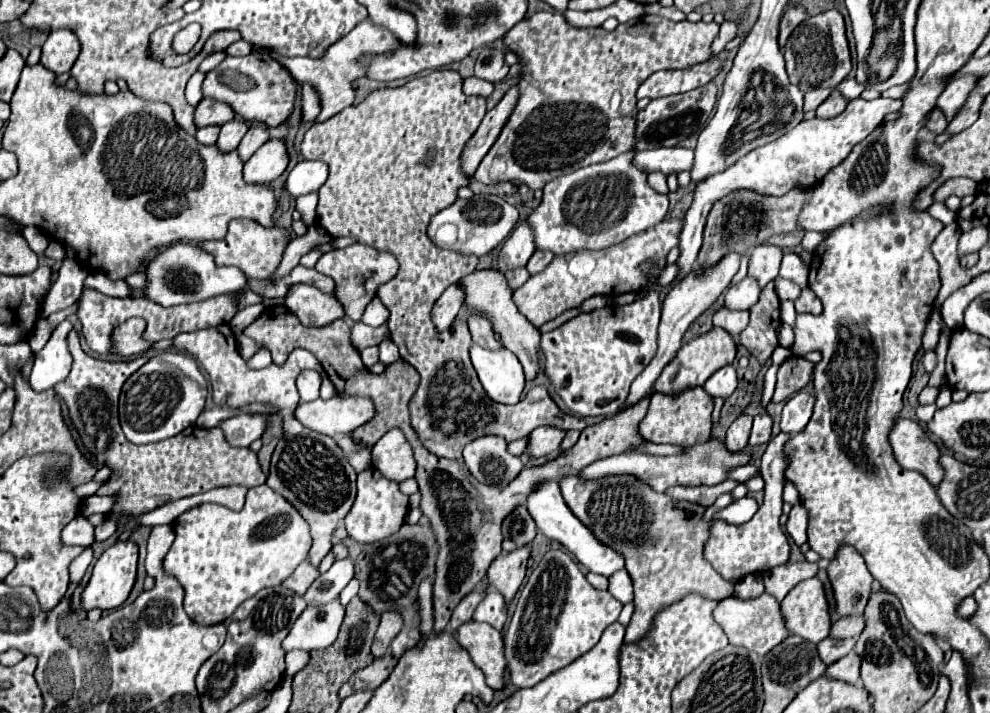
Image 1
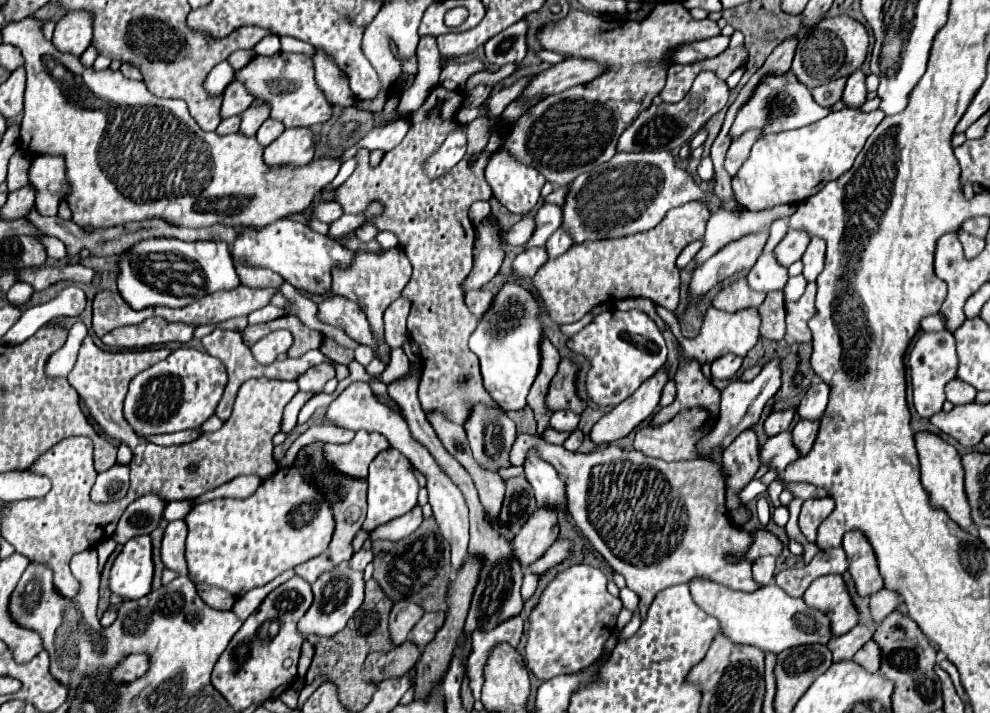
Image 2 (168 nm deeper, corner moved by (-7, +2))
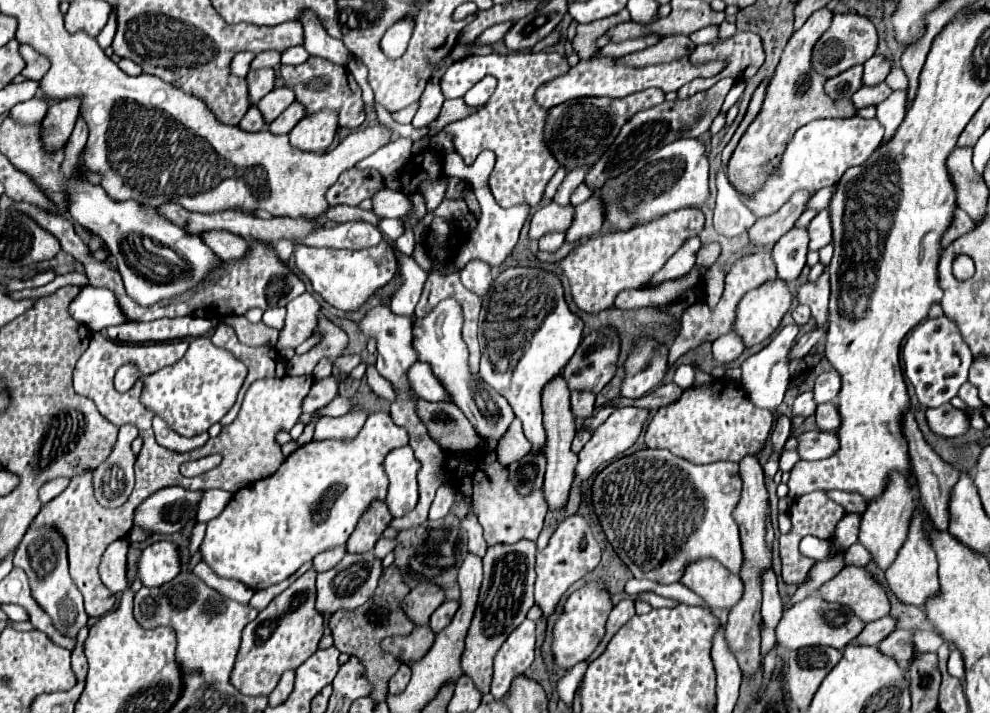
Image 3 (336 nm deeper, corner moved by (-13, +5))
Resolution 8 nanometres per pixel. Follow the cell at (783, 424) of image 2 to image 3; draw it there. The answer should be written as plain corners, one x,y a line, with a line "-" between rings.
804,391
796,397
794,401
794,415
804,415
804,417
810,417
814,415
816,411
816,401
814,401
814,393
812,391

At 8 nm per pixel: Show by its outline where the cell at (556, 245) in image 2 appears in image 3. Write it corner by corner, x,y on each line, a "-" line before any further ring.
592,193
592,197
576,207
576,217
572,227
566,231
566,241
584,241
598,231
604,229
606,209
600,199
600,193

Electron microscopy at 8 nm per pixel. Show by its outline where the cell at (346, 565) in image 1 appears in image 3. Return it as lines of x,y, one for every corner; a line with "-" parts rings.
382,537
382,539
376,543
376,547
374,547
374,555
378,555
380,559
384,559
390,551
394,551
394,547
396,547
396,539
386,539
386,537

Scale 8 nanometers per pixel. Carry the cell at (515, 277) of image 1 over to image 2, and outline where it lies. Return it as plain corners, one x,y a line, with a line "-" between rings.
532,248
532,250
524,250
516,256
512,268
516,276
524,276
524,278
532,278
540,266
544,266
548,260
546,250
544,248

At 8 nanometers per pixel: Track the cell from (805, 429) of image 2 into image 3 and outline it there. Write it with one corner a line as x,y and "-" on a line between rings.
834,401
822,403
822,405
816,409
816,423
818,423
818,429
824,429
824,431
836,431
836,429
840,427
838,405
836,405

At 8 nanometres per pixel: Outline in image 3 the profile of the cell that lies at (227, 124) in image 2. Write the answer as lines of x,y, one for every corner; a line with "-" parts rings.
256,105
250,107
250,111
246,113
246,117
242,119
242,123
238,125
244,131
262,131
266,127
266,119
262,117
262,113
258,111

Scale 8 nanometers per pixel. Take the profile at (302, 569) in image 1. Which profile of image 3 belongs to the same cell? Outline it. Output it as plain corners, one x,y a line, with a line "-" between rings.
338,545
338,547
334,547
334,549
322,551
320,555
316,555
316,557
314,557
314,569
316,569
318,573
328,571
330,567
338,565
338,563
342,561
342,557
344,557
344,555
346,555
346,545

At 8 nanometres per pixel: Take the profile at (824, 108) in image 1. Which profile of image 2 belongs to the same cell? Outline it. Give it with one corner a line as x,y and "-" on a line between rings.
860,70
854,72
854,74
848,78
846,88
844,88
844,92
842,92
842,102
844,102
848,108
860,108
860,106
866,102
864,78
866,78
866,74
862,74

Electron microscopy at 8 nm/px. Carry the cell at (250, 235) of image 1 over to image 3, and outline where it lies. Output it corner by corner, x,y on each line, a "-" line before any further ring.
388,243
360,251
338,251
338,249
314,249
306,245
296,245
296,267
306,273
316,293
320,293
332,307
352,313
358,311
376,295
378,289
386,287
398,271
398,259

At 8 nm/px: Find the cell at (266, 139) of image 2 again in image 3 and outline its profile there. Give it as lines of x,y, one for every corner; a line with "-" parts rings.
294,101
278,119
274,119
274,121
270,123
268,129
270,129
272,133
276,133
276,135
278,135
278,133
290,133
290,131
294,129
294,125
296,125
304,115
306,115
306,107
304,107
302,103
296,103
296,101

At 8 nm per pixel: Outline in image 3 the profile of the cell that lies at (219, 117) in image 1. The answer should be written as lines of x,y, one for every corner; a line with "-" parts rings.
254,69
248,73
248,87
250,87
250,101
256,105
266,93
270,93
276,85
276,71
274,69

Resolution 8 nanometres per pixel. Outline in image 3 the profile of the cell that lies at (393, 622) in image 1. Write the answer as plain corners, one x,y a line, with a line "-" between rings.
422,583
406,595
406,599
402,601
402,609
414,621
416,627
422,627
428,625
430,615
434,613
434,609
438,609
444,603
444,599
446,595
442,587

